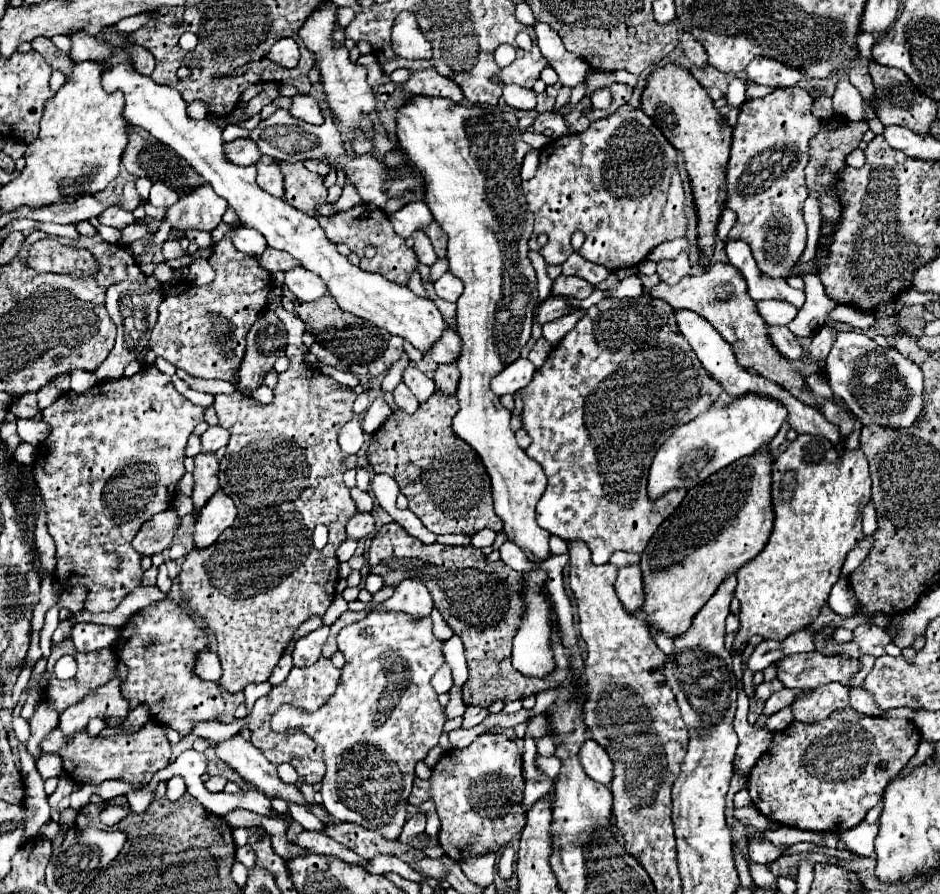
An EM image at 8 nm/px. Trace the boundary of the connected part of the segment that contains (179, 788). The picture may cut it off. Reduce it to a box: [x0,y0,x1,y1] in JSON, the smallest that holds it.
[166,777,186,801]

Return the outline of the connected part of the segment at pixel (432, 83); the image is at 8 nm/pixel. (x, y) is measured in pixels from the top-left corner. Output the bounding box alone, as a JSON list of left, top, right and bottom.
[402,67,464,103]

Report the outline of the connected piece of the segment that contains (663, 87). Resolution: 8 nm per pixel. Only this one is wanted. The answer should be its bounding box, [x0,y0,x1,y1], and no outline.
[640,61,732,265]

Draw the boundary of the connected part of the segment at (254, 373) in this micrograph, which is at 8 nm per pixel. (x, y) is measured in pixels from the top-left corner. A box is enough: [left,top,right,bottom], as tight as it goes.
[238,309,286,399]

